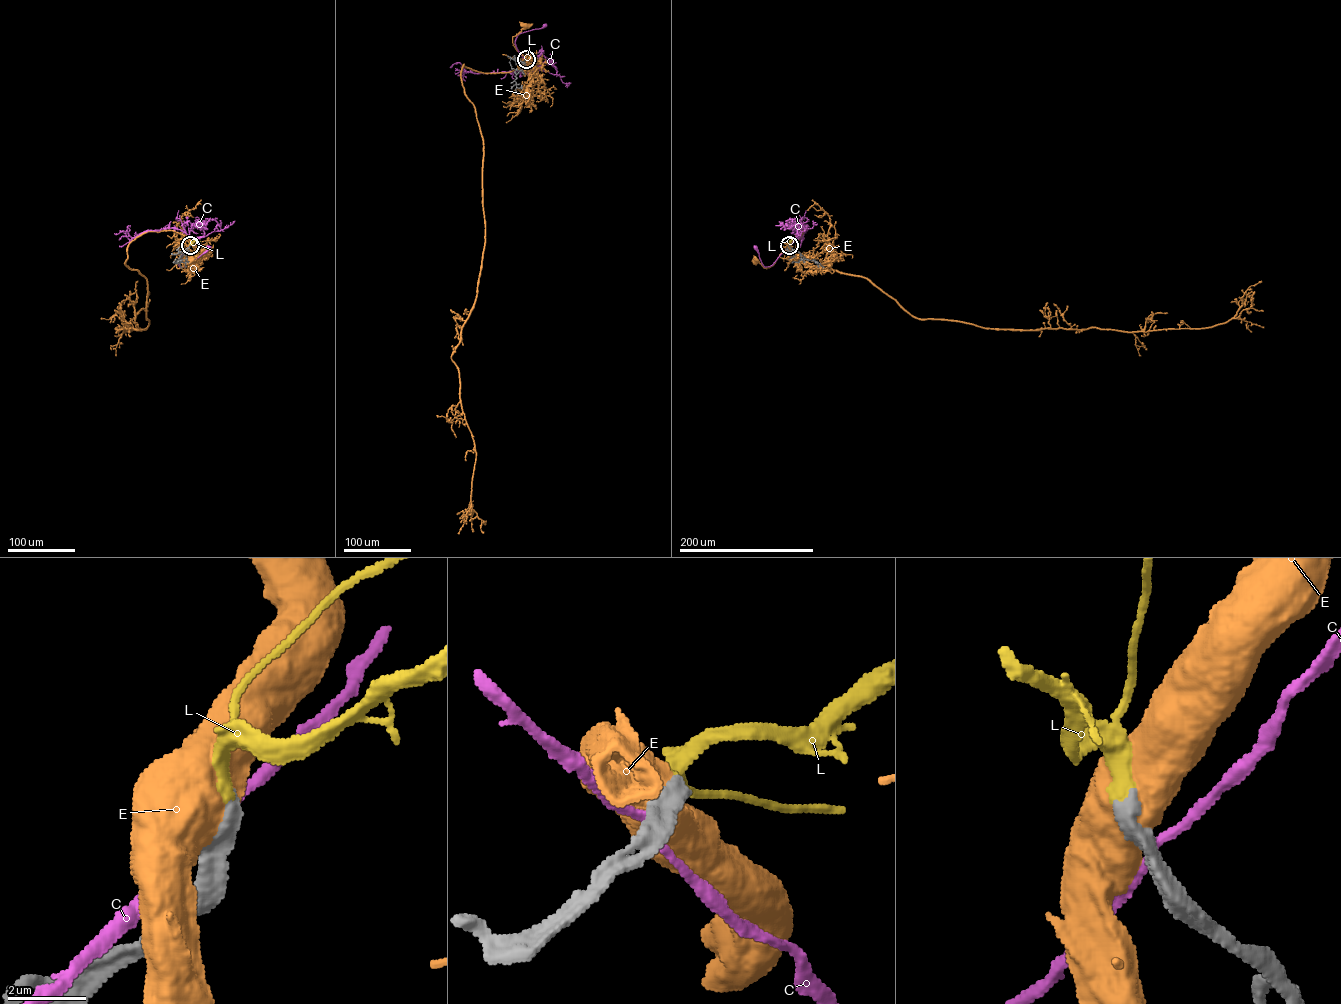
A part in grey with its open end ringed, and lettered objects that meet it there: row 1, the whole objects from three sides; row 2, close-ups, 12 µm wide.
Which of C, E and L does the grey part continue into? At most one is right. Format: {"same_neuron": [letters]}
{"same_neuron": ["L"]}

